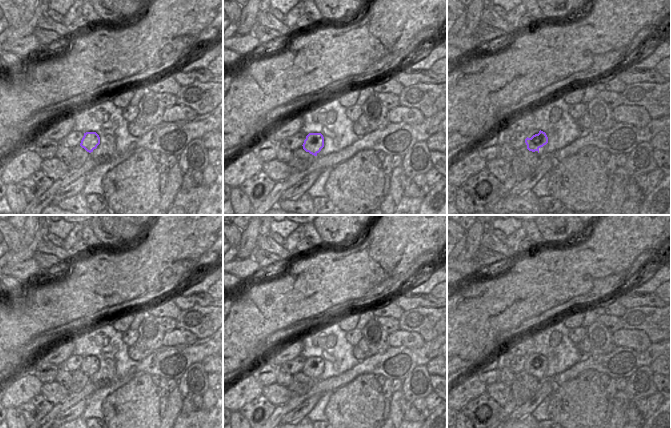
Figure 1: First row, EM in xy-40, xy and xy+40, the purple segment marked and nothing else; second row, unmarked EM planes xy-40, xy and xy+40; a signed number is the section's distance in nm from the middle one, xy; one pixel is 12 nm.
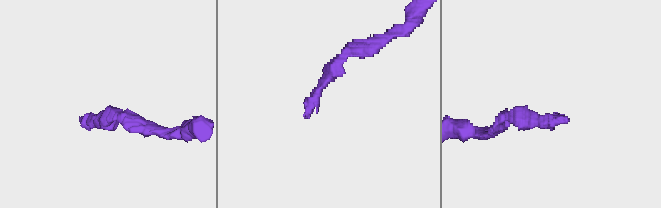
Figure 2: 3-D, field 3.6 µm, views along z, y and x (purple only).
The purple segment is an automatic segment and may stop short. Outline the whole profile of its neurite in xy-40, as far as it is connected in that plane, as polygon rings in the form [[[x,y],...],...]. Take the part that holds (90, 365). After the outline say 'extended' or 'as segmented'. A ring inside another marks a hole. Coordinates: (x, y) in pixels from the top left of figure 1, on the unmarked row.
[[[86,356],[81,364],[80,370],[91,377],[100,368],[100,361],[96,356]]]; as segmented

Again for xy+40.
[[[533,352],[526,355],[524,371],[526,371],[529,375],[543,381],[545,380],[545,370],[547,367],[548,361],[545,356]]]; extended

